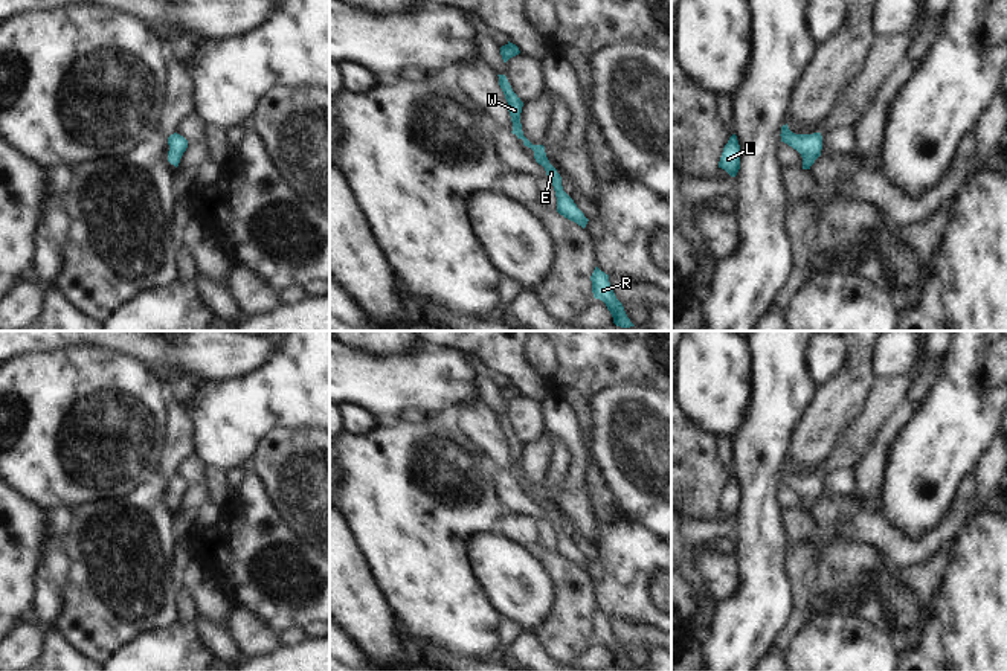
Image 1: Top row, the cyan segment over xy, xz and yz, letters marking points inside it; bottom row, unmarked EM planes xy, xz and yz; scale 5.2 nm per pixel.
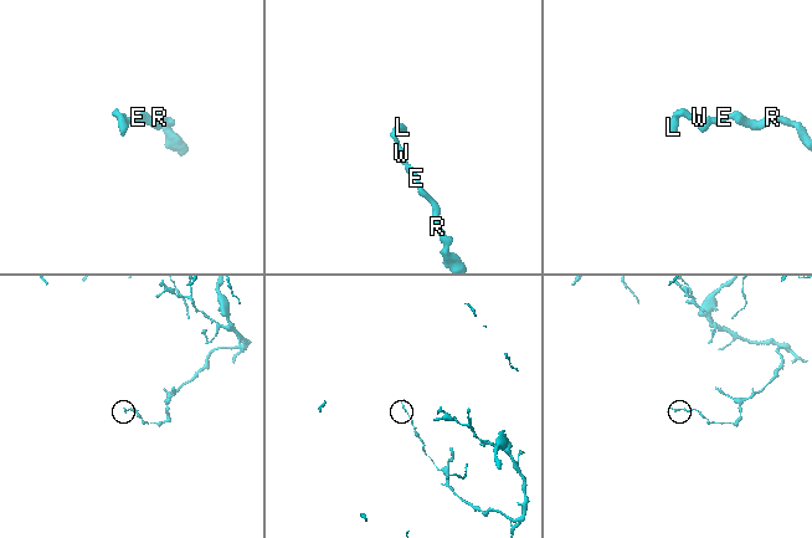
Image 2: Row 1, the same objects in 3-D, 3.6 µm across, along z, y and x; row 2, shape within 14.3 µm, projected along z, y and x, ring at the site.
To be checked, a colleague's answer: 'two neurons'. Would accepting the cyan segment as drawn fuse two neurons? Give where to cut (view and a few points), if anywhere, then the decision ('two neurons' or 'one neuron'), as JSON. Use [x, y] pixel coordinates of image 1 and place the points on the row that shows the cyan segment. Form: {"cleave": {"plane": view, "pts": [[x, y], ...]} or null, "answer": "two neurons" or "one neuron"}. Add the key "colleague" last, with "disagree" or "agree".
{"cleave": null, "answer": "one neuron", "colleague": "disagree"}

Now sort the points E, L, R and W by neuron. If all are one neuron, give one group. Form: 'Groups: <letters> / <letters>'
Groups: E L R W

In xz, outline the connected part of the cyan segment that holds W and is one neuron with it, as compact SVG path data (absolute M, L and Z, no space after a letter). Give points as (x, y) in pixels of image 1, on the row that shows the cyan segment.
M497 75L497 76L499 76L499 85L505 95L507 102L508 102L508 111L510 111L511 122L513 122L511 133L516 134L517 139L522 139L525 146L528 146L534 151L536 162L545 168L548 180L552 183L554 191L555 191L557 212L584 229L589 220L577 207L574 200L563 191L561 177L557 172L557 169L549 163L546 152L545 152L545 146L543 145L532 145L523 136L522 124L520 124L520 113L522 113L523 102L513 92L507 76L505 75Z

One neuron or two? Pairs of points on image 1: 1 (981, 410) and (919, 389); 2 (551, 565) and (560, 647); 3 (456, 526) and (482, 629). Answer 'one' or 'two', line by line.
1: two
2: one
3: one

